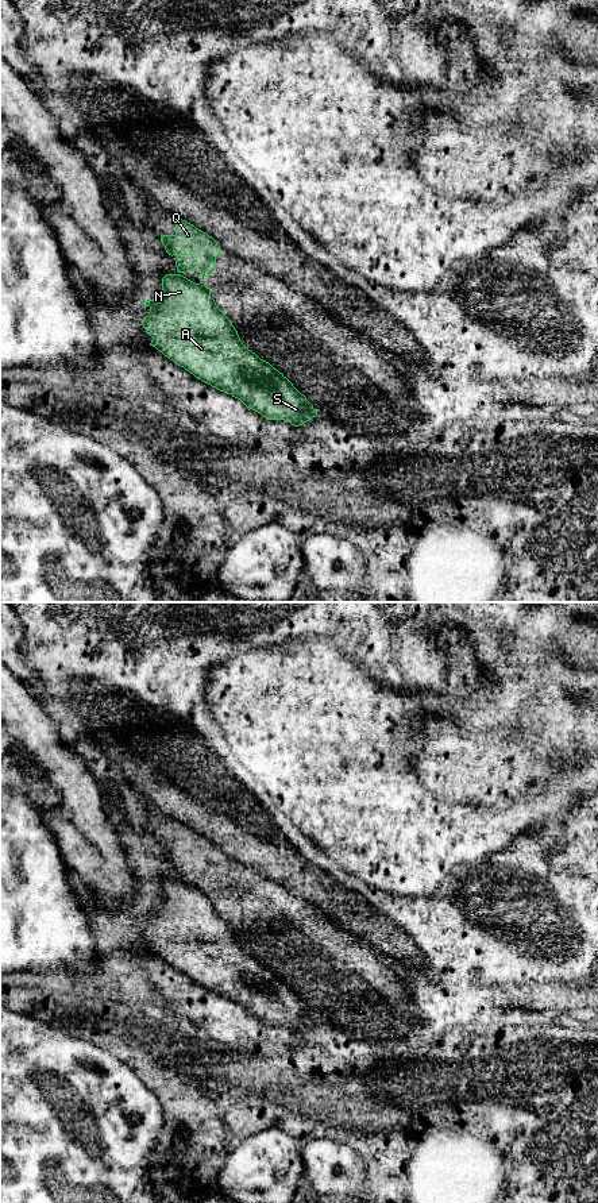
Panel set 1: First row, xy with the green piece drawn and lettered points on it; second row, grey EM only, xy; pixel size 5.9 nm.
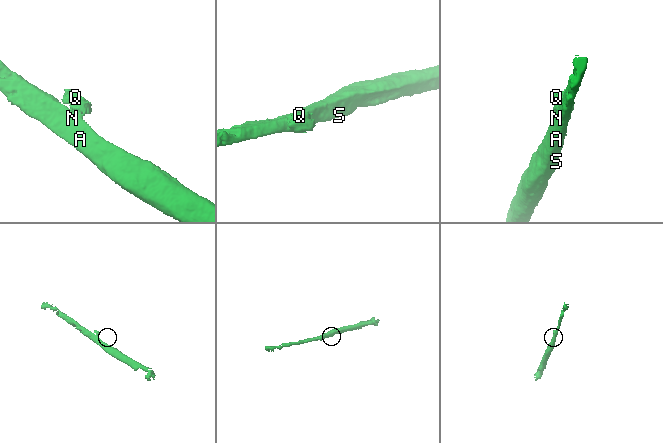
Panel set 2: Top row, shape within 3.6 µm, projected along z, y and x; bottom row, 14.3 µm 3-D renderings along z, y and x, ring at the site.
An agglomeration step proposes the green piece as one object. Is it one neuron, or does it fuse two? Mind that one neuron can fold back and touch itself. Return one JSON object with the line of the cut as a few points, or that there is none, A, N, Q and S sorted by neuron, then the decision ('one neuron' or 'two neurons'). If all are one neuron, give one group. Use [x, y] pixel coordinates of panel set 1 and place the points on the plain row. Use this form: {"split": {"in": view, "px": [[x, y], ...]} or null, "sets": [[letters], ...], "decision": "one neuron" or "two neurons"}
{"split": {"in": "xy", "px": [[197, 889], [209, 898]]}, "sets": [["A", "N", "S"], ["Q"]], "decision": "two neurons"}

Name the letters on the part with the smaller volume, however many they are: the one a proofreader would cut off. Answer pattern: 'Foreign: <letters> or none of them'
Foreign: Q

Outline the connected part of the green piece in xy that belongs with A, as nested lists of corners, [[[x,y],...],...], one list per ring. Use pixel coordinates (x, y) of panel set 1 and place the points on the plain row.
[[[166,879],[159,902],[142,909],[150,913],[142,924],[153,942],[150,951],[196,983],[240,1005],[267,1025],[285,1025],[298,1032],[317,1021],[313,1010],[282,978],[243,949],[232,926],[198,888],[181,879]]]

